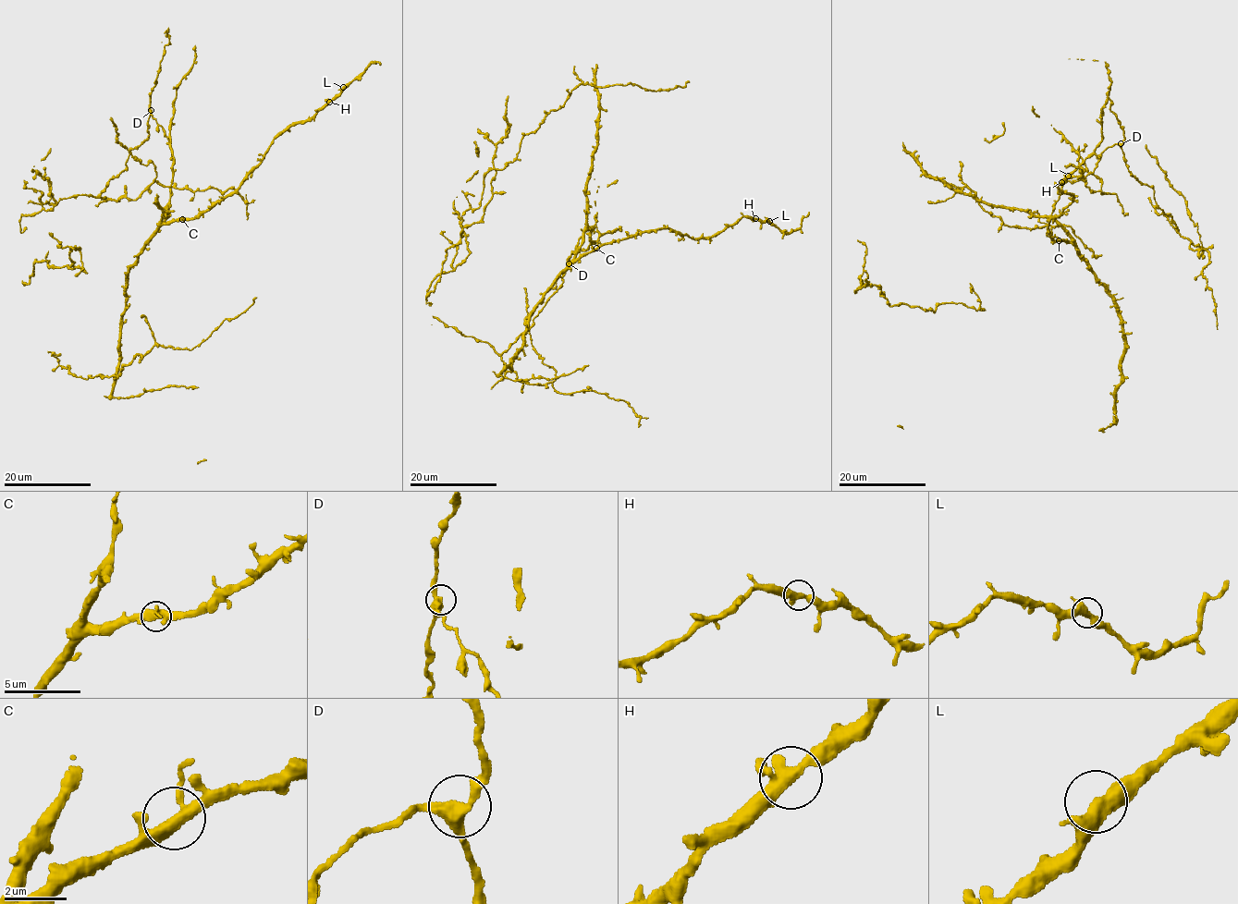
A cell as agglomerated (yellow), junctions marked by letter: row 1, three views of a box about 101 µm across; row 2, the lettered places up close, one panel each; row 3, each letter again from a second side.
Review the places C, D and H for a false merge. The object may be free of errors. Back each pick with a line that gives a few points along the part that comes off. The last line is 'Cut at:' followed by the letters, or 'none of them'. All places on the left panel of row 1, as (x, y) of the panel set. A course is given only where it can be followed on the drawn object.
Cut at: none of them

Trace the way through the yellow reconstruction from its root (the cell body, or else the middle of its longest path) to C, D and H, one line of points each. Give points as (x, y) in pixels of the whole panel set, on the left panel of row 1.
C: (53, 203), (101, 192), (127, 167), (129, 151), (148, 138), (150, 113), (173, 160), (163, 221), (182, 219)
D: (53, 203), (63, 198), (95, 197), (101, 192), (107, 181), (127, 167), (129, 151), (148, 138), (151, 110)
H: (53, 203), (101, 192), (148, 138), (150, 113), (173, 160), (163, 221), (196, 218), (329, 101)

